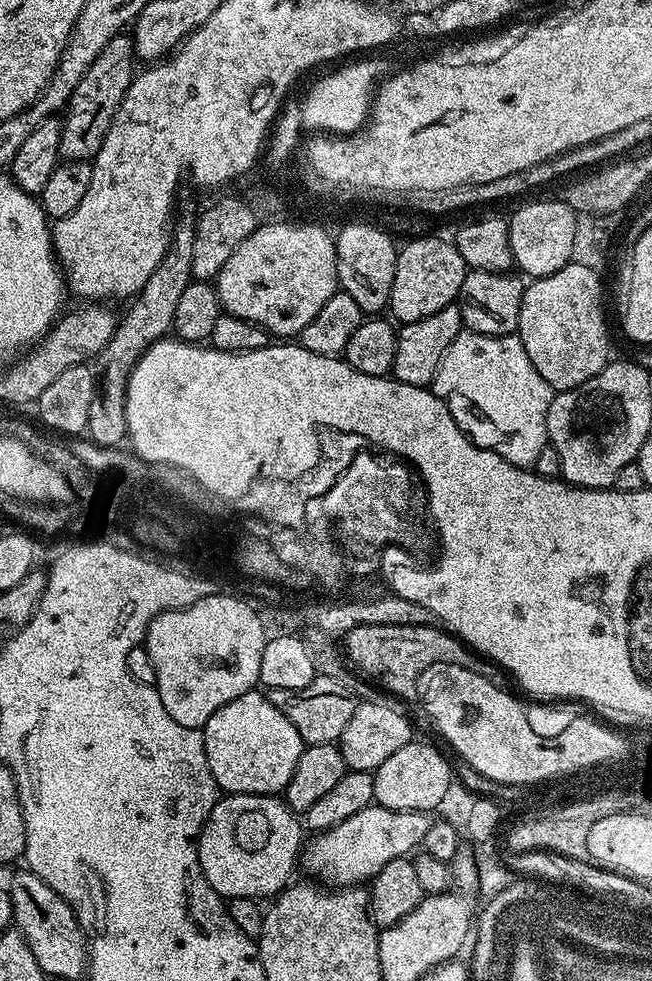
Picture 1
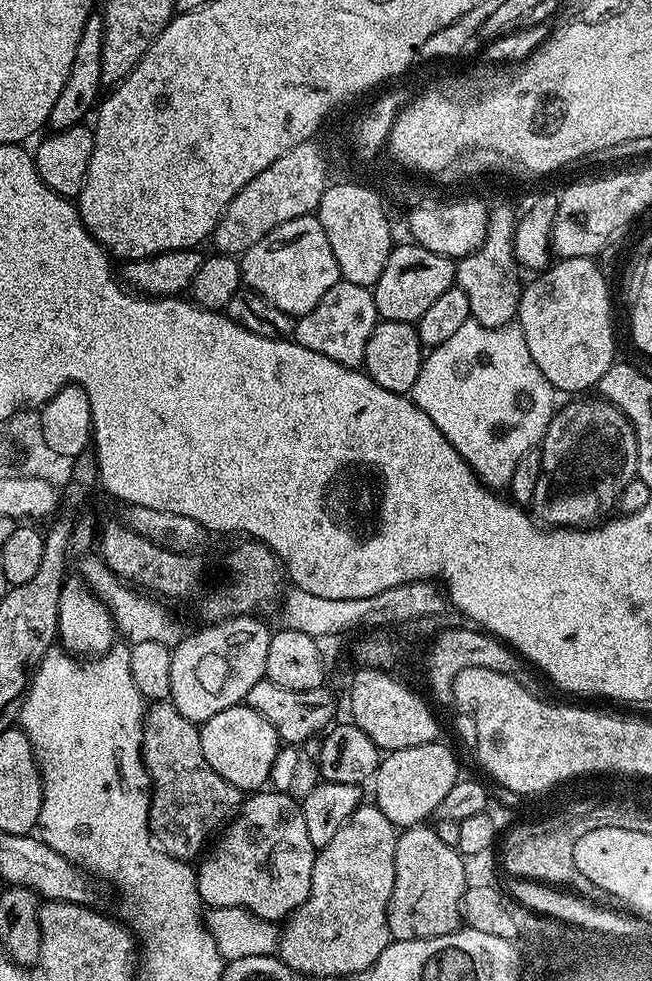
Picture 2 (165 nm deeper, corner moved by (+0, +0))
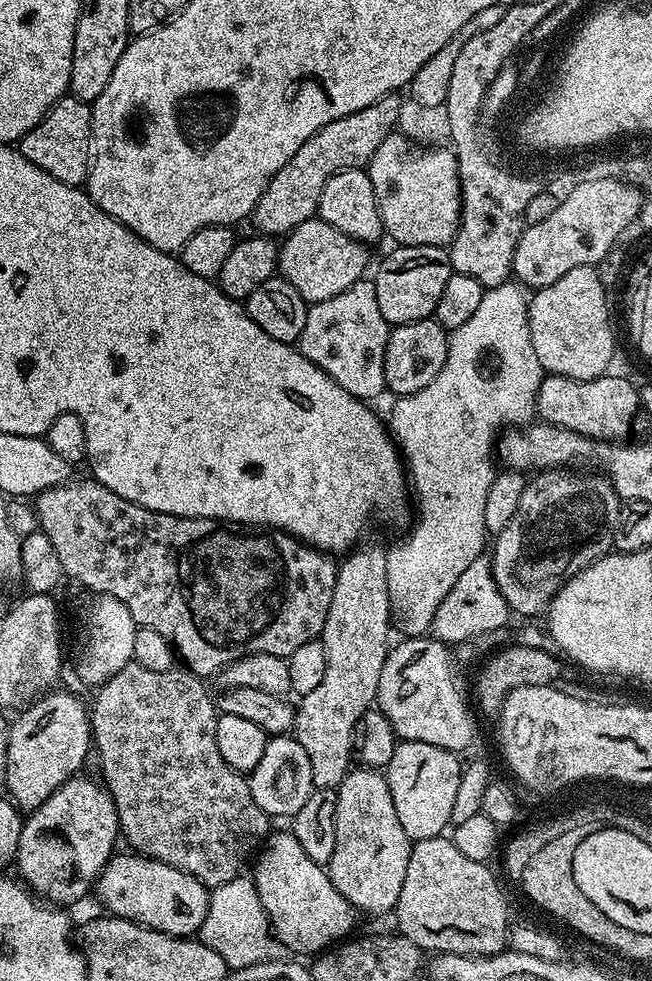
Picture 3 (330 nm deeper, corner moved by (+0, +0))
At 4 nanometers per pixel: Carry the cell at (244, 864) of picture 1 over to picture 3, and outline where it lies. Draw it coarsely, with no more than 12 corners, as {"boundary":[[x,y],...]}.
{"boundary":[[290,830],[254,860],[258,898],[289,953],[343,941],[358,916]]}

